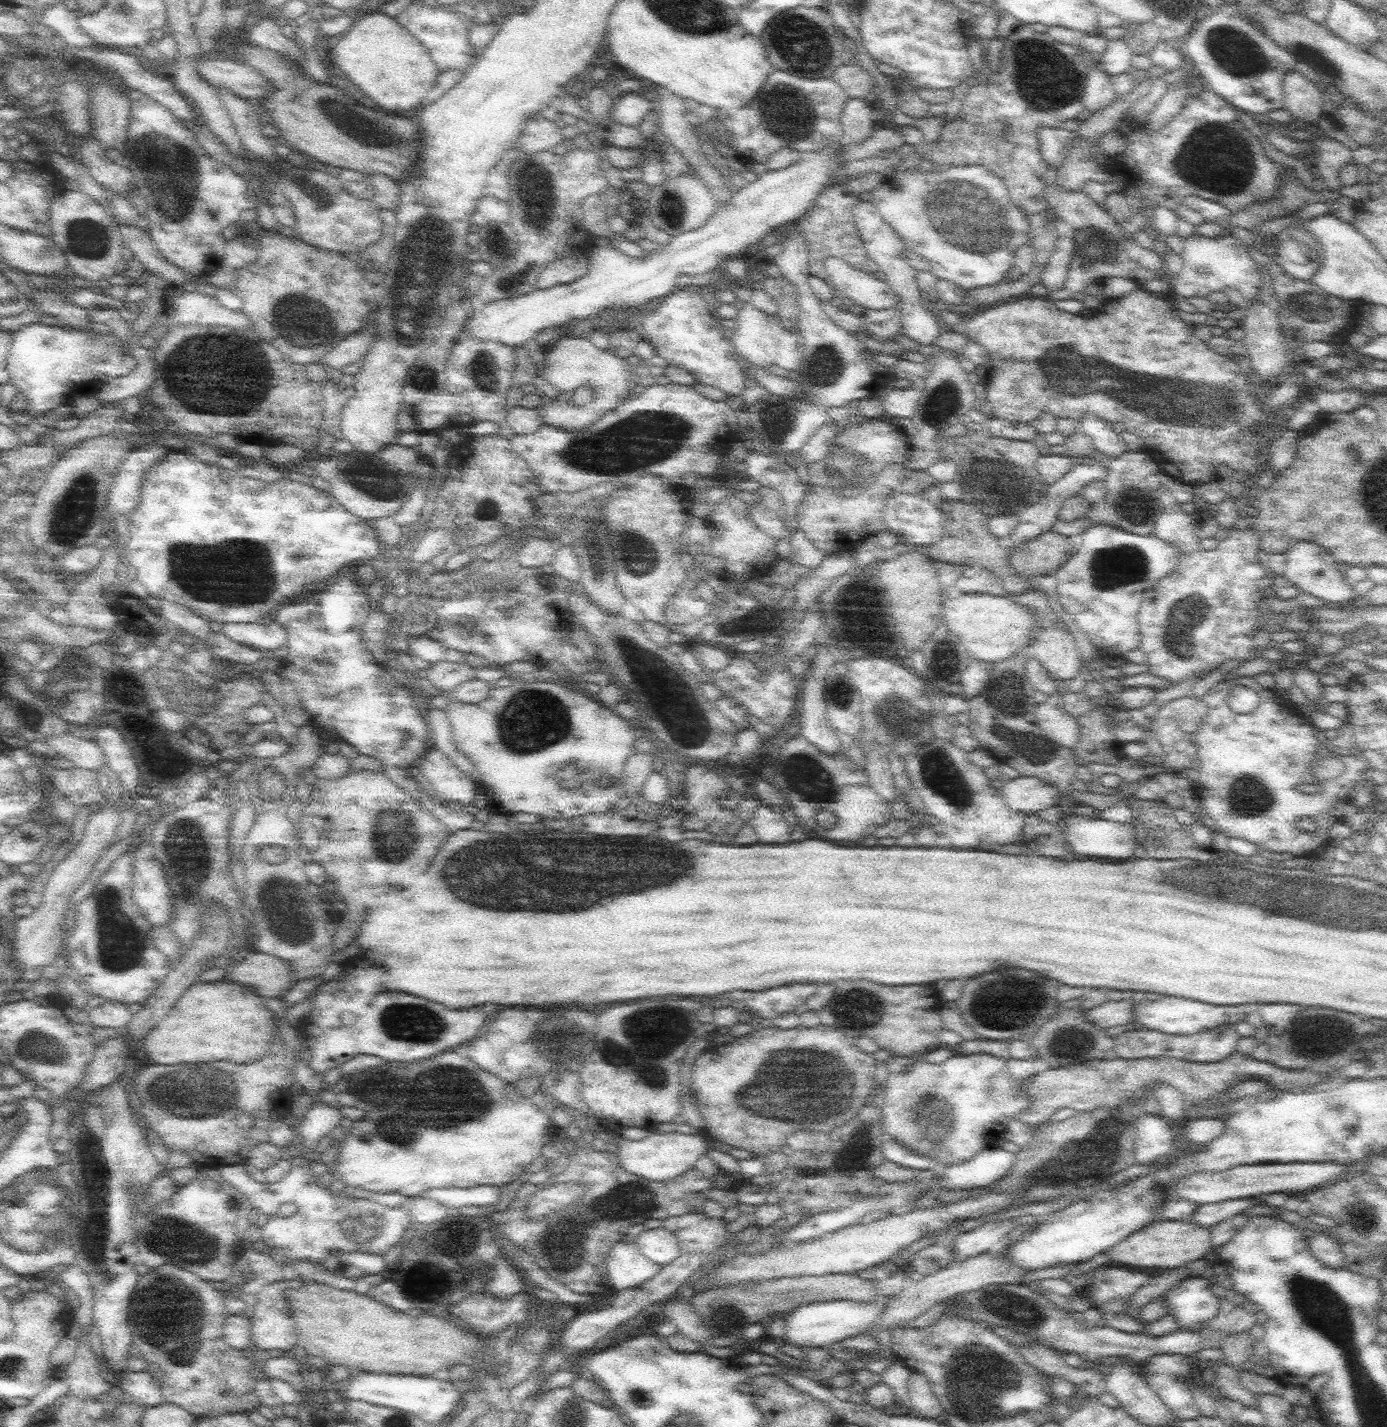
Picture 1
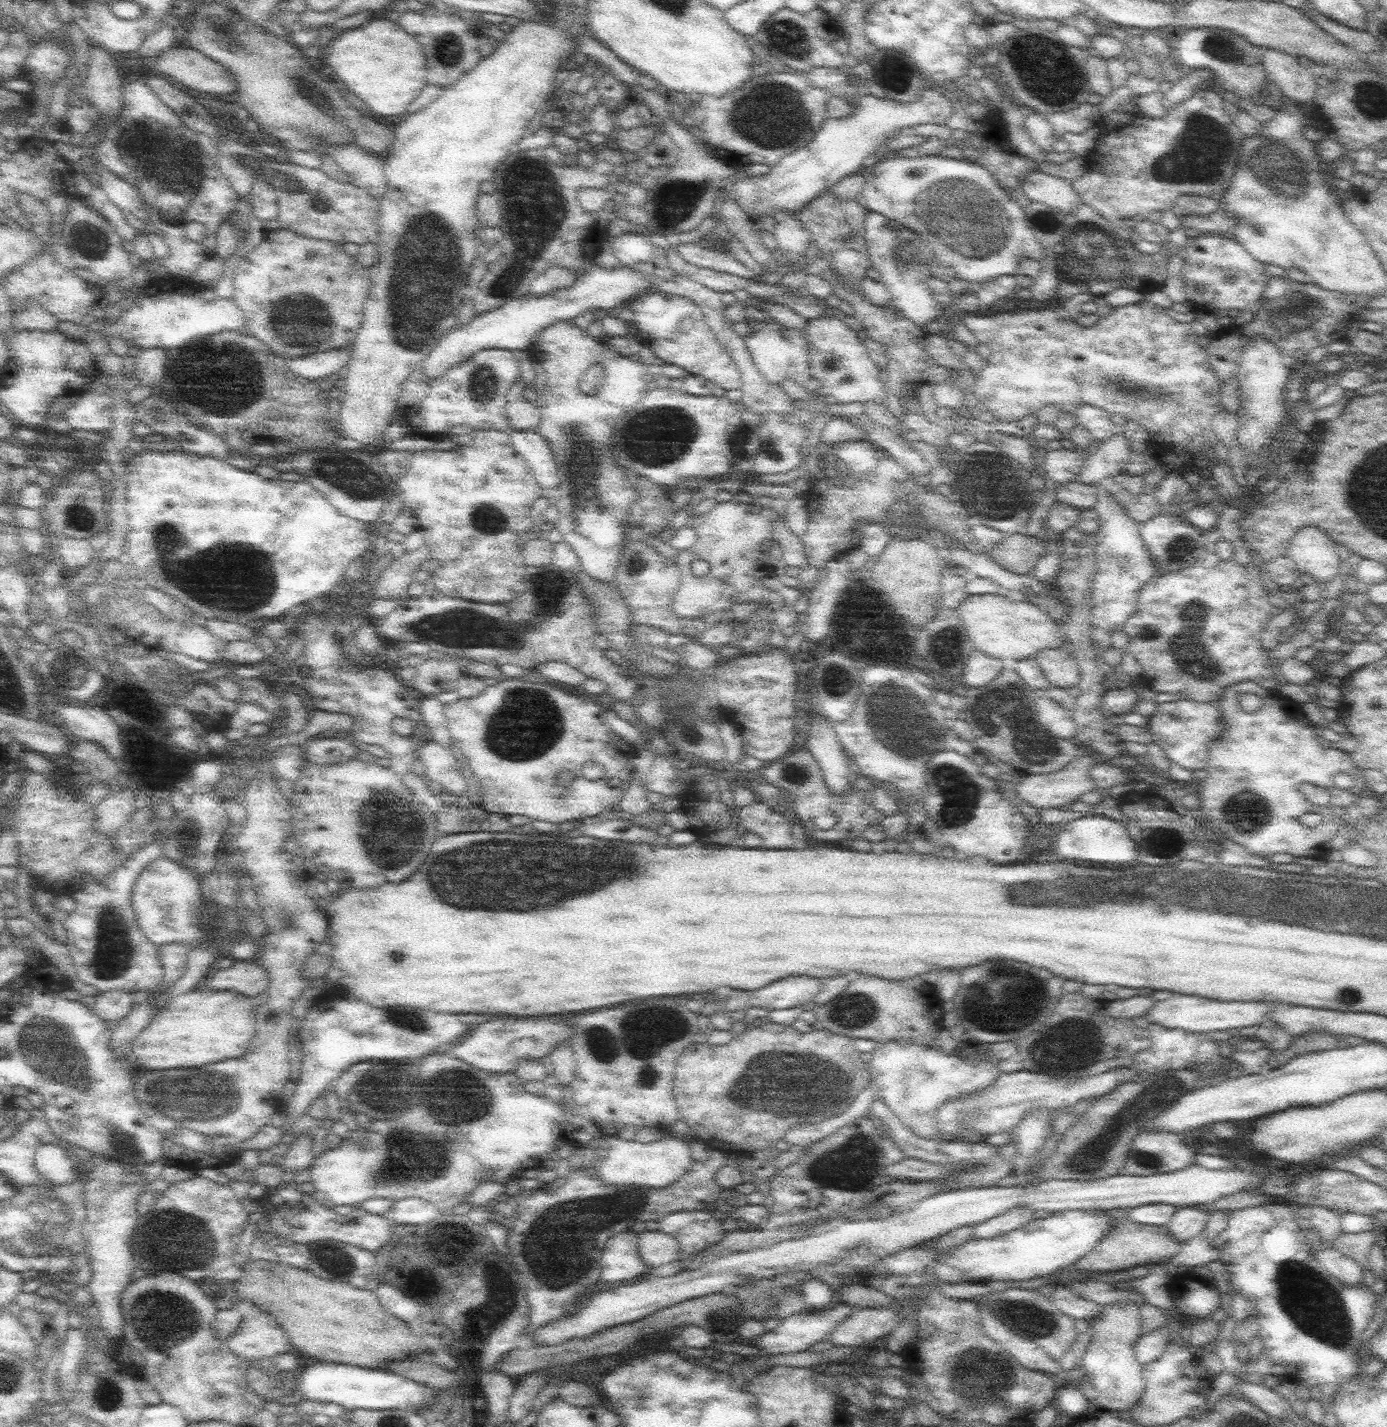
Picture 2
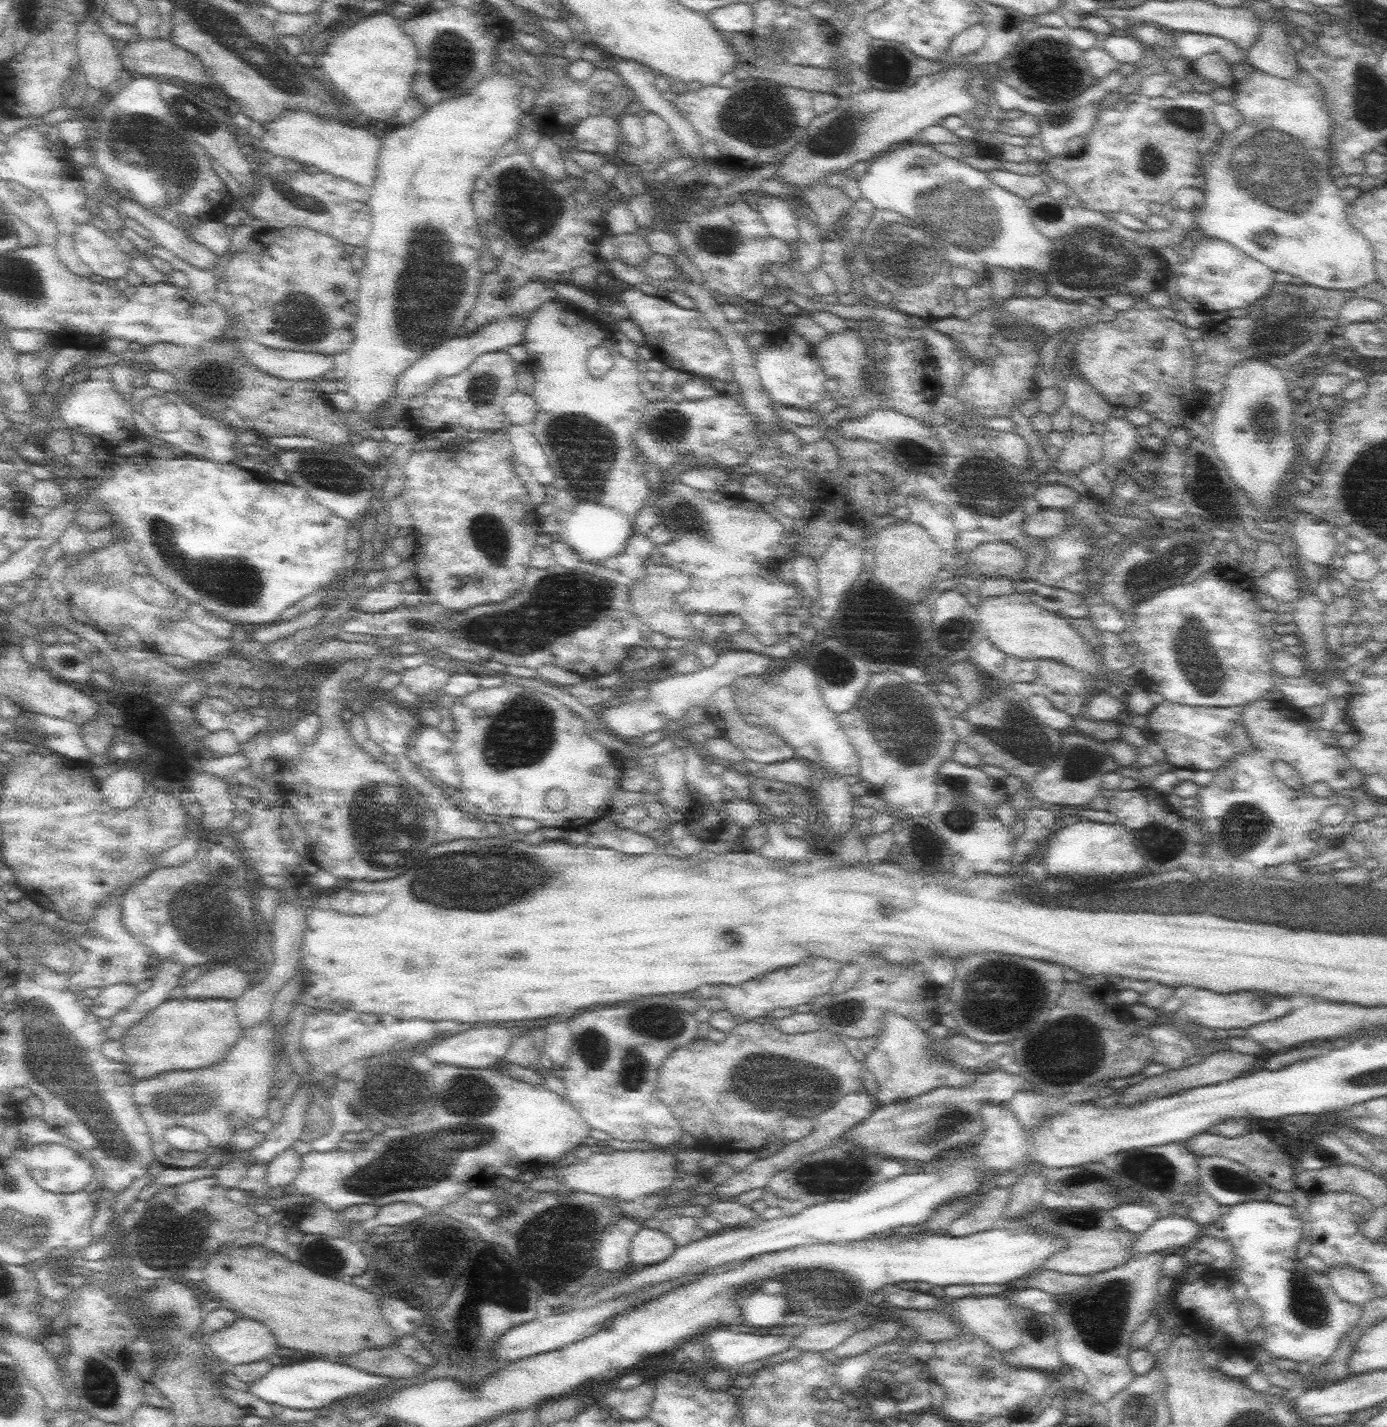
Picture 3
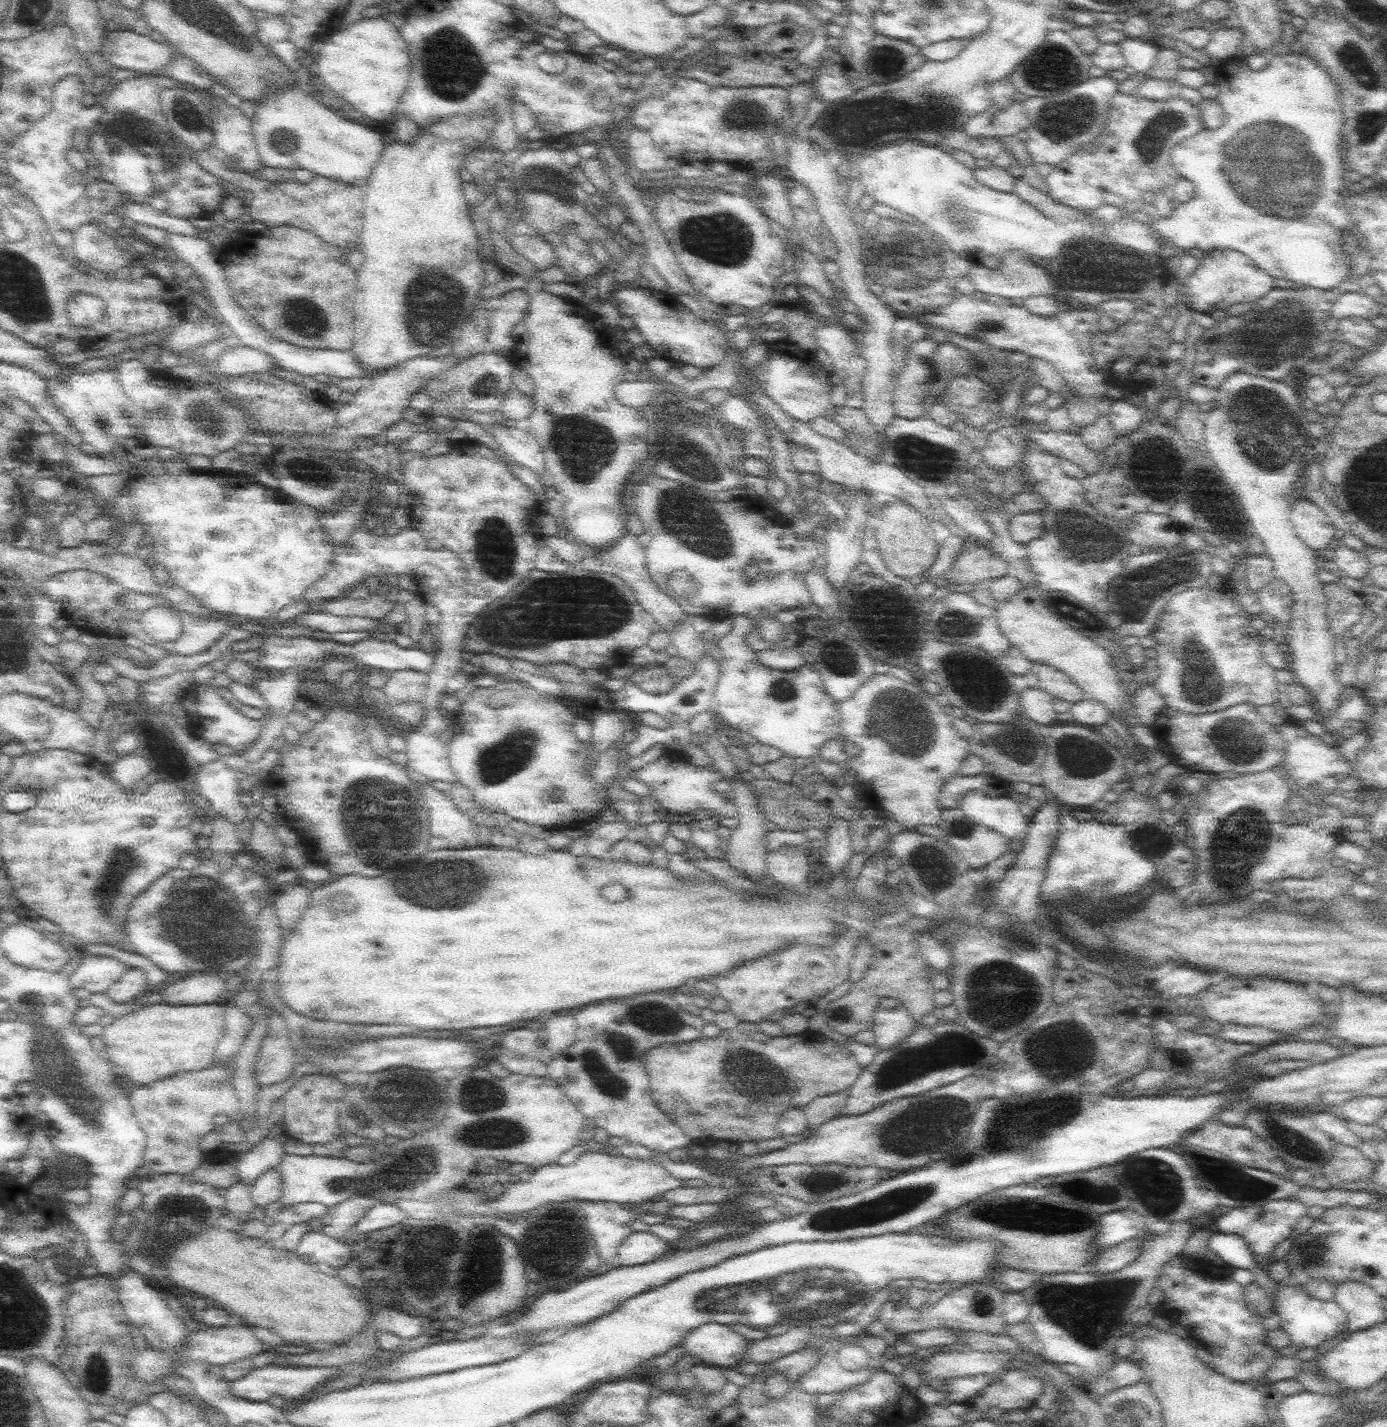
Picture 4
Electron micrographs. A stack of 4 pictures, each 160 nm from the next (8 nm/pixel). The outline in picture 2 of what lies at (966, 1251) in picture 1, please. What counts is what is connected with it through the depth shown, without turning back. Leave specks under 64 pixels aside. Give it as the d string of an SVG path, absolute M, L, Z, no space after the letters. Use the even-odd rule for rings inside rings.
M1020 1206L1012 1207L1012 1210L978 1224L972 1238L988 1239L1006 1234L1028 1224L1032 1218L1034 1218L1034 1210L1020 1208Z

